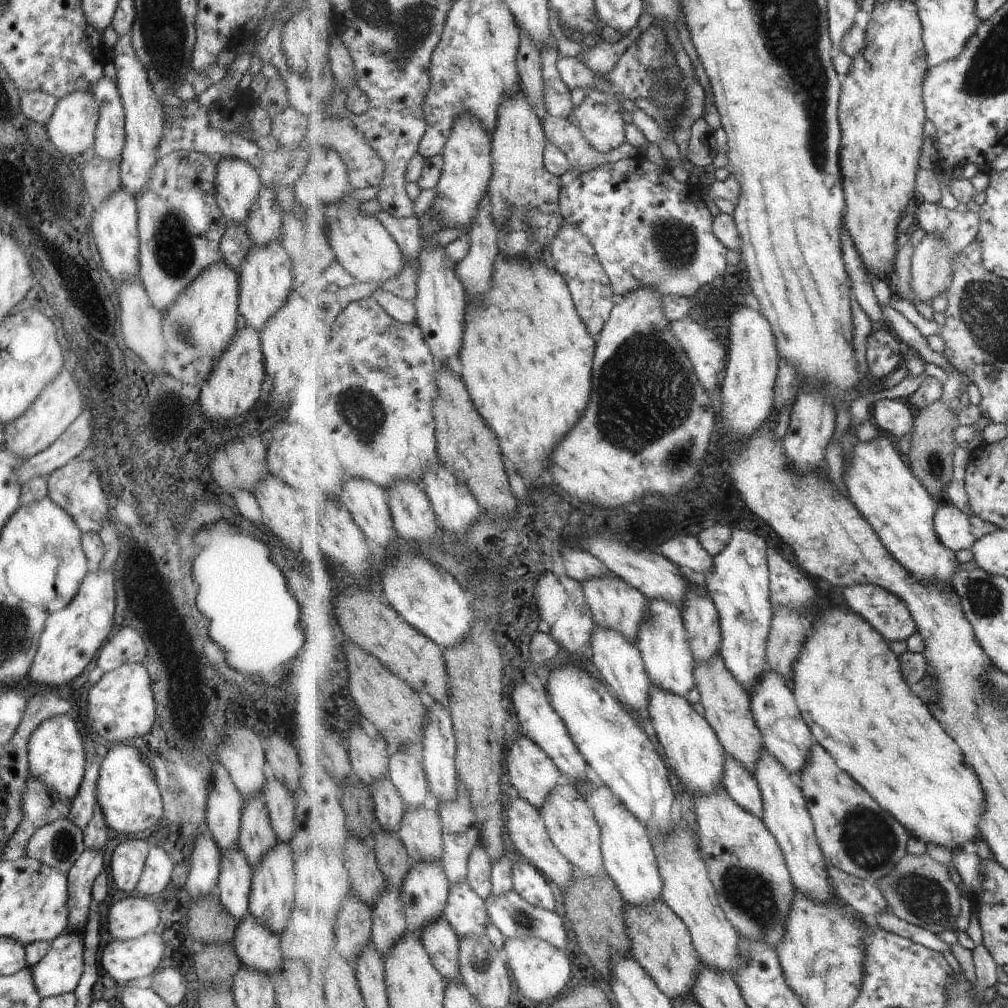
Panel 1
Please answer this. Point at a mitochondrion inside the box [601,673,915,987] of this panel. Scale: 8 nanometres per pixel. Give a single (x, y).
(868, 839)

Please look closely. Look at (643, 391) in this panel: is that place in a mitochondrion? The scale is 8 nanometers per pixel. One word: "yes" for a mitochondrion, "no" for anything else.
yes

